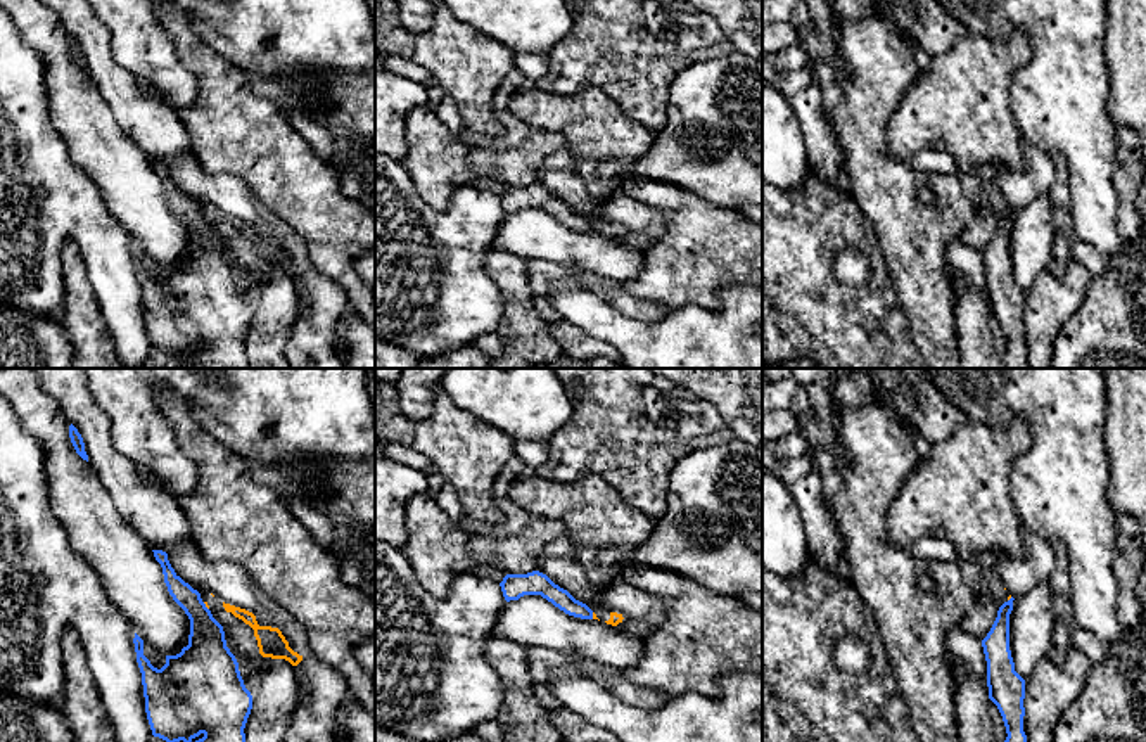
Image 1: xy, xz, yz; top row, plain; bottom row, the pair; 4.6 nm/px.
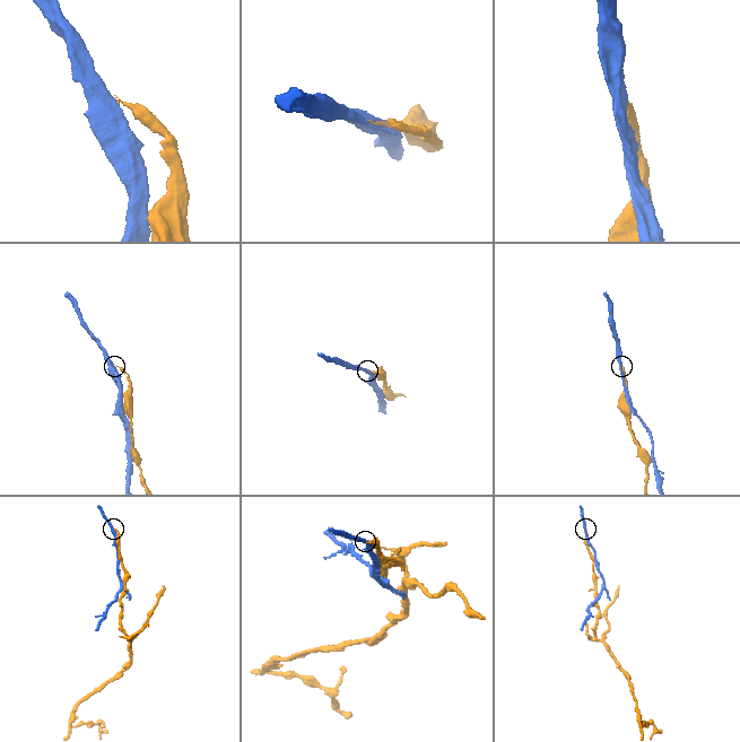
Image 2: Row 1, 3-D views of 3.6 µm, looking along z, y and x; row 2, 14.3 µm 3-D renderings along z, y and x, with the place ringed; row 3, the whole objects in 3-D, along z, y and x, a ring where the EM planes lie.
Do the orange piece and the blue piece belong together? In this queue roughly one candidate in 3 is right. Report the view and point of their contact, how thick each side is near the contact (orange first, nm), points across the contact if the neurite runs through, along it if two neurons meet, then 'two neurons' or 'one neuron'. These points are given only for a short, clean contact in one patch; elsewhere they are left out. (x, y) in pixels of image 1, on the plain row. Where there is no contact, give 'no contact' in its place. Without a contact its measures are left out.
contact xy (206, 218); calibres 20 and 220 nm; border xy (203, 215), (208, 222); two neurons

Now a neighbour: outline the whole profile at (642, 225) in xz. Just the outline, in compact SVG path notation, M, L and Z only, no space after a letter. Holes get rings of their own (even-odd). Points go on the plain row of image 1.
M612 192L607 201L600 202L600 213L610 225L621 227L624 232L617 240L636 249L648 249L650 244L665 230L664 216L621 192Z

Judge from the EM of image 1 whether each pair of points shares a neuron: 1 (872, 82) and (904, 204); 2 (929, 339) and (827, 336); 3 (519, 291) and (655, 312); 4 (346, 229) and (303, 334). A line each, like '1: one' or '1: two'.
1: one
2: two
3: two
4: two

